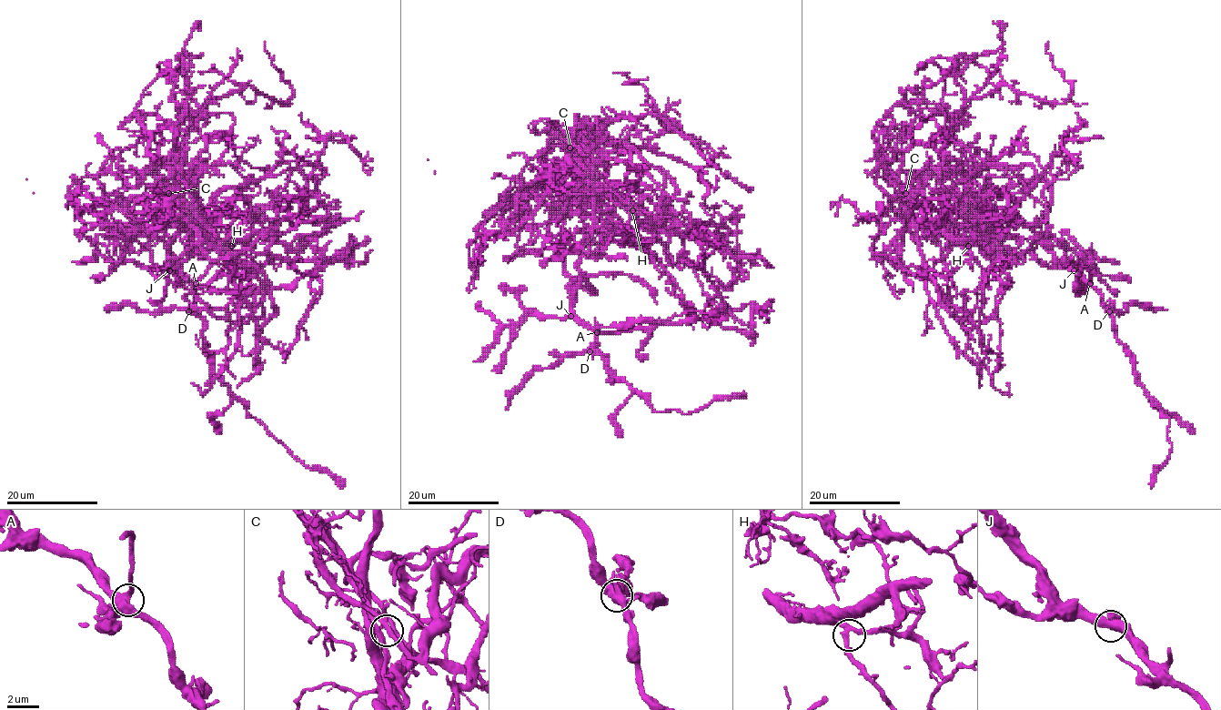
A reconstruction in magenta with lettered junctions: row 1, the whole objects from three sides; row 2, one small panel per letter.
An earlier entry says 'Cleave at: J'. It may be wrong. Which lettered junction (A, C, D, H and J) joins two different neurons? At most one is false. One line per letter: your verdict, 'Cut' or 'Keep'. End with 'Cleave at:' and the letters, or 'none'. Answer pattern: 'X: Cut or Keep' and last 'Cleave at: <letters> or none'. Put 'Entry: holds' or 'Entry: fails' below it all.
A: Keep
C: Cut
D: Keep
H: Keep
J: Keep
Cleave at: C
Entry: fails

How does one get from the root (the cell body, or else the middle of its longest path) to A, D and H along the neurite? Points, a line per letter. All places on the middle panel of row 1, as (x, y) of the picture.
A: (555, 248), (563, 259), (563, 270), (594, 292), (581, 276), (571, 288), (571, 309), (597, 332)
D: (555, 248), (563, 270), (594, 292), (583, 276), (571, 288), (572, 312), (594, 333), (597, 343), (590, 351)
H: (555, 248), (549, 222), (549, 213), (559, 199), (557, 181), (593, 167), (590, 177), (609, 187), (632, 210)

